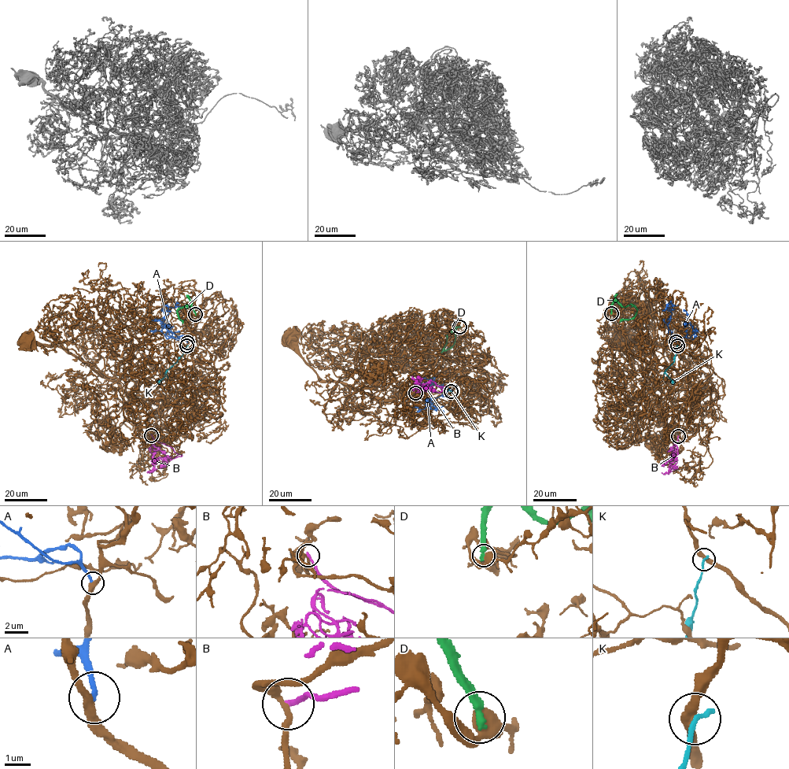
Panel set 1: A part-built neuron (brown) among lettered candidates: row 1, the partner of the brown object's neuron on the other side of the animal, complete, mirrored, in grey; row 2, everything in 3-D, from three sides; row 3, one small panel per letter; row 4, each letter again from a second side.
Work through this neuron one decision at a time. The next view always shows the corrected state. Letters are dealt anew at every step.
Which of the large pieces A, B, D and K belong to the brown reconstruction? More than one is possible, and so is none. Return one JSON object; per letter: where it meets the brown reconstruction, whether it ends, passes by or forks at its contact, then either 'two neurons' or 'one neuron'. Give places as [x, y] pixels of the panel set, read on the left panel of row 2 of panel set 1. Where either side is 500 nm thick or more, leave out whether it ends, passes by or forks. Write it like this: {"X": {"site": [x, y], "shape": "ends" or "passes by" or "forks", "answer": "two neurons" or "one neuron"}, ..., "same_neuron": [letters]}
{"A": {"site": [187, 342], "shape": "ends", "answer": "one neuron"}, "B": {"site": [151, 435], "shape": "ends", "answer": "two neurons"}, "D": {"site": [195, 314], "shape": "ends", "answer": "two neurons"}, "K": {"site": [186, 345], "shape": "ends", "answer": "two neurons"}, "same_neuron": ["A"]}

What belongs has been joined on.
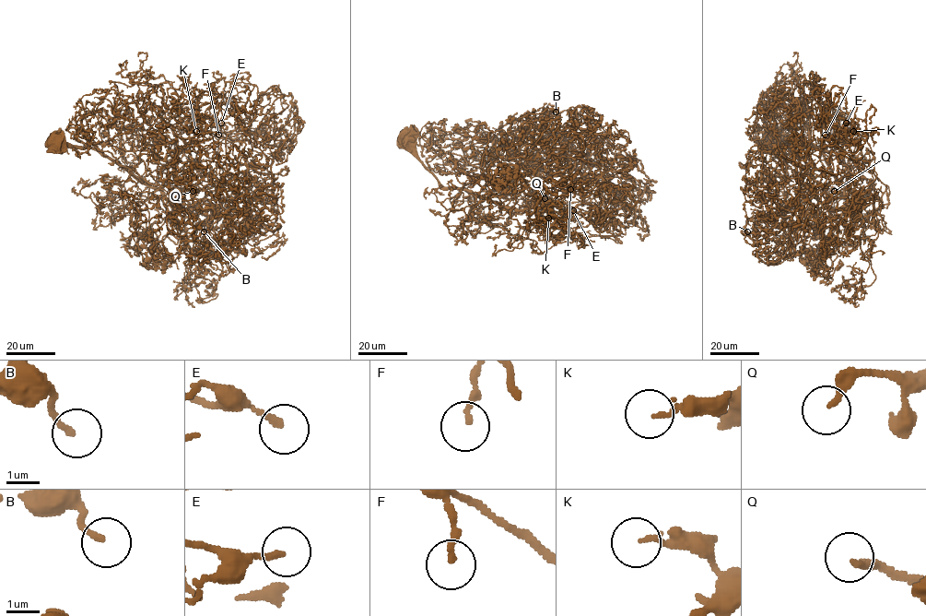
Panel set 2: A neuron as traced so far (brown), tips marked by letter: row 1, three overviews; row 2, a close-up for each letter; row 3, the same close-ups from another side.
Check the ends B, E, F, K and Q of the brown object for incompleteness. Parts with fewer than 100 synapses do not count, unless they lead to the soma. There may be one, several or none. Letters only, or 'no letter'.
B, Q

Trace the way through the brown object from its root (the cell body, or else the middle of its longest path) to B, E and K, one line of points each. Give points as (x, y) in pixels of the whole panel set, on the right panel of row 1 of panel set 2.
B: (779, 140), (822, 148), (845, 207), (833, 211), (810, 185), (813, 197), (776, 218), (757, 217), (747, 231)
E: (779, 140), (823, 149), (845, 207), (848, 183), (862, 170), (834, 145), (836, 136), (854, 134), (846, 123)
K: (779, 140), (823, 149), (845, 207), (848, 183), (862, 167), (836, 148), (834, 137), (849, 139), (853, 131)

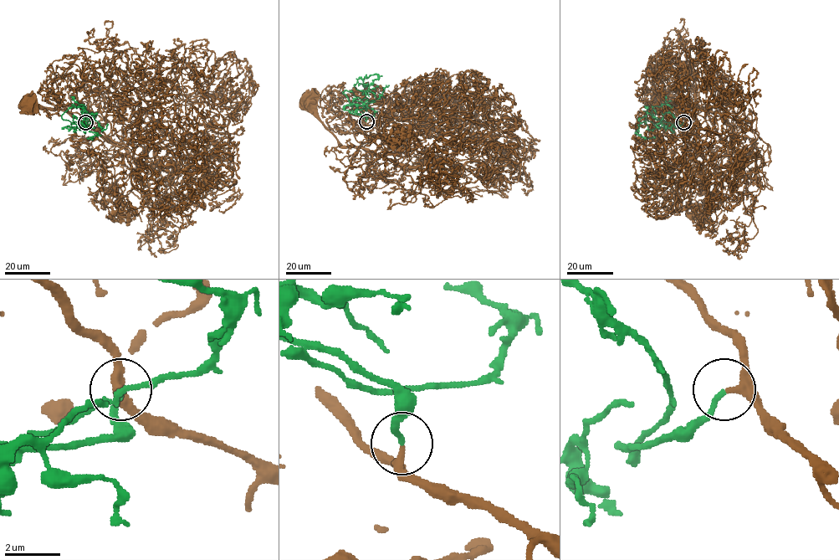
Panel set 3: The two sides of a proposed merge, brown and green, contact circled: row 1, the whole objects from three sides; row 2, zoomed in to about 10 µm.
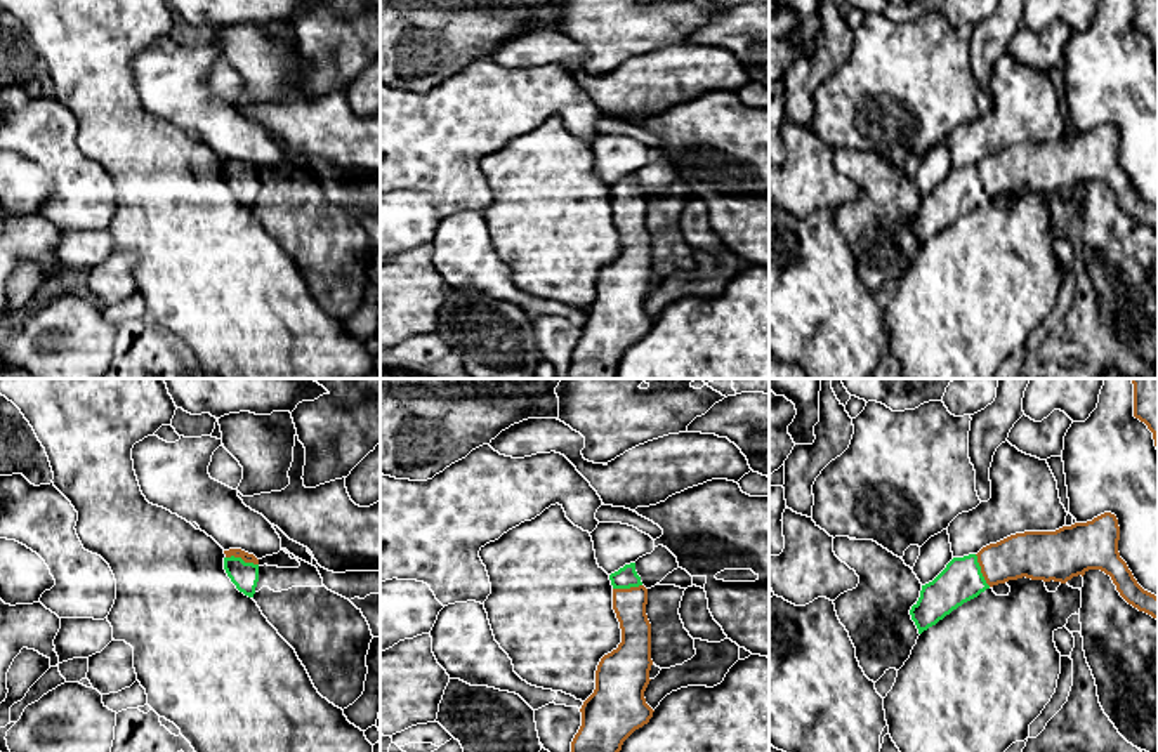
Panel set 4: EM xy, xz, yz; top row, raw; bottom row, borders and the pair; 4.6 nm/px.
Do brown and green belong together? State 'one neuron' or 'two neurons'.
one neuron

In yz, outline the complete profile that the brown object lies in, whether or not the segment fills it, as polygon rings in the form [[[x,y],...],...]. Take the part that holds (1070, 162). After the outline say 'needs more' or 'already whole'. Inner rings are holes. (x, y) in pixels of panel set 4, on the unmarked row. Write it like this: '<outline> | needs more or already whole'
[[[1104,123],[1087,134],[1063,137],[1056,142],[1024,142],[1010,146],[997,155],[983,158],[977,165],[953,168],[932,193],[922,196],[920,208],[910,221],[911,231],[918,245],[922,245],[953,221],[993,196],[1023,188],[1066,195],[1073,188],[1083,188],[1089,181],[1101,181],[1109,186],[1116,201],[1128,215],[1158,231],[1158,208],[1137,195],[1127,174],[1120,168],[1118,151],[1120,137],[1116,127],[1111,123]]] | needs more

